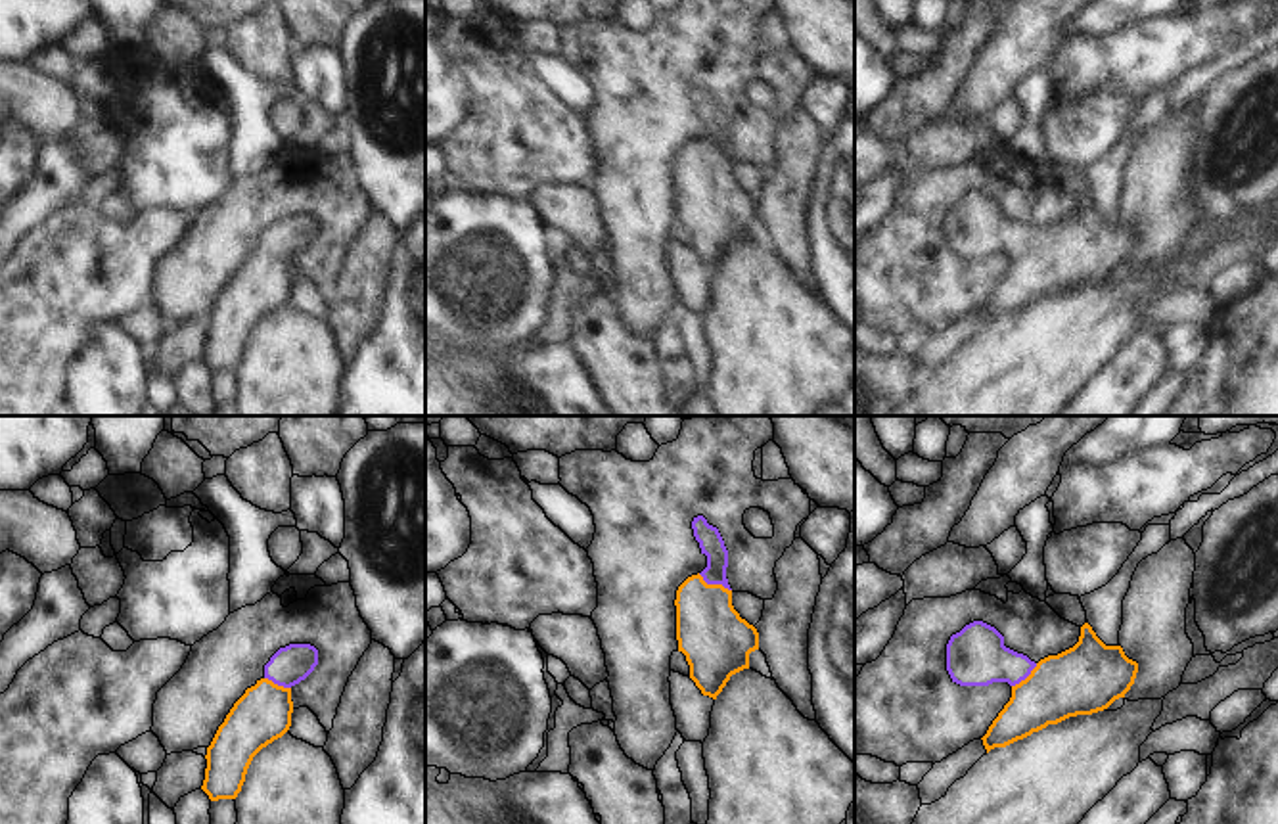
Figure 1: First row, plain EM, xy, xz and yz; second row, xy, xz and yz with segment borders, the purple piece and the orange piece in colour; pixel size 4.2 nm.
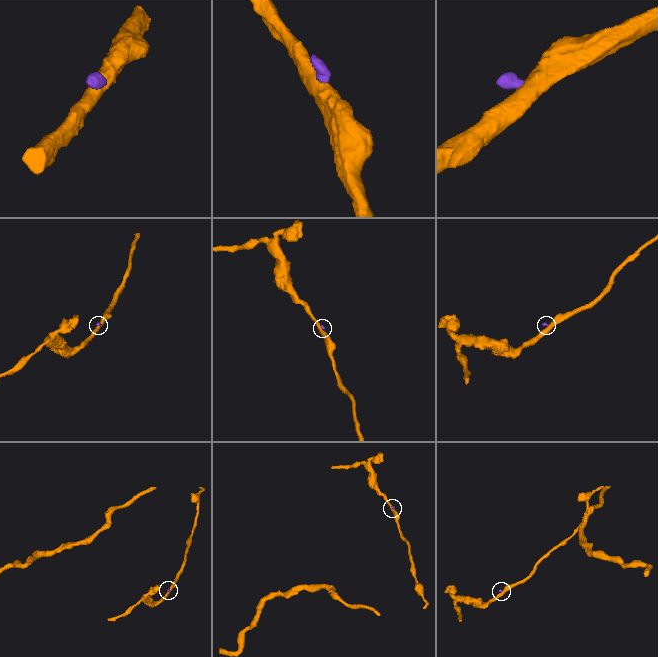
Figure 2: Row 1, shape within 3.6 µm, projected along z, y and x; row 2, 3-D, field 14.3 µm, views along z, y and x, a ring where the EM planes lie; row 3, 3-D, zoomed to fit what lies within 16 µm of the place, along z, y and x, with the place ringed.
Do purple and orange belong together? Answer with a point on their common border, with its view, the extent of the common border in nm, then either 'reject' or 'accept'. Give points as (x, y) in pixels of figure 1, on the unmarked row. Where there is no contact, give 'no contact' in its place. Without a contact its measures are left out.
meets purple in xz at (715, 154); contact 160 nm long; accept

